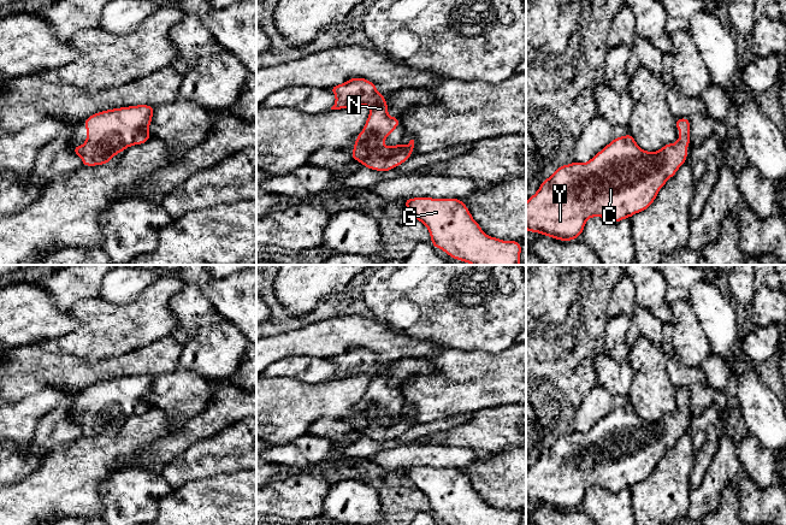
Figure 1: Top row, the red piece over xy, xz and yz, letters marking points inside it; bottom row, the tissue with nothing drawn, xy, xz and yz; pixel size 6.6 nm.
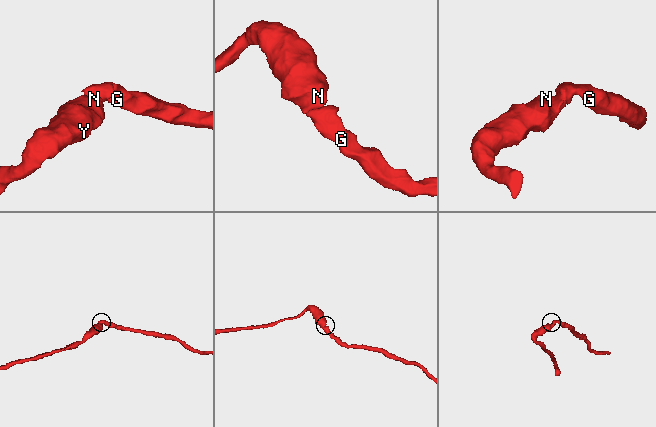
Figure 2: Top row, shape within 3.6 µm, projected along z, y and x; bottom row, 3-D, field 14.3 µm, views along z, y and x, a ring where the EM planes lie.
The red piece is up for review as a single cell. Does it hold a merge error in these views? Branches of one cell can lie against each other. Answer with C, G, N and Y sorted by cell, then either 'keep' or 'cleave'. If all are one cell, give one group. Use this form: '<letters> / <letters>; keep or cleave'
C G N Y; keep

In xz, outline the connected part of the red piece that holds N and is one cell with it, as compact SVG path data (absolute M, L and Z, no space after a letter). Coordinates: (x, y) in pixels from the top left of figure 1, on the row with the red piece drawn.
M361 77L330 87L336 95L336 102L331 110L350 108L355 106L368 106L371 113L367 117L364 130L356 136L356 143L351 146L355 151L349 158L361 165L388 172L409 159L414 148L414 140L407 146L396 144L383 147L382 143L398 126L400 118L388 116L388 102L385 96L377 92L377 85Z

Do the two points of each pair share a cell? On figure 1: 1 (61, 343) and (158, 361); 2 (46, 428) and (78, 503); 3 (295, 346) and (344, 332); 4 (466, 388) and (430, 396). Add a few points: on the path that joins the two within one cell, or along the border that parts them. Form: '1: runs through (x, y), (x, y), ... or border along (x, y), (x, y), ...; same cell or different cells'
1: border along (147, 343), (128, 352), (93, 361); different cells
2: border along (81, 436), (58, 444), (46, 453); different cells
3: runs through (307, 341), (332, 336); same cell
4: runs through (457, 388), (438, 394); same cell

